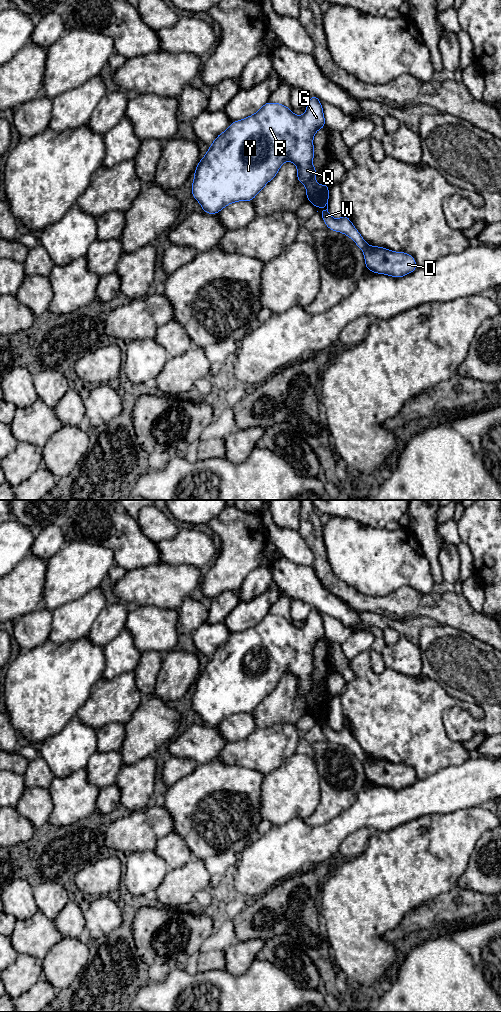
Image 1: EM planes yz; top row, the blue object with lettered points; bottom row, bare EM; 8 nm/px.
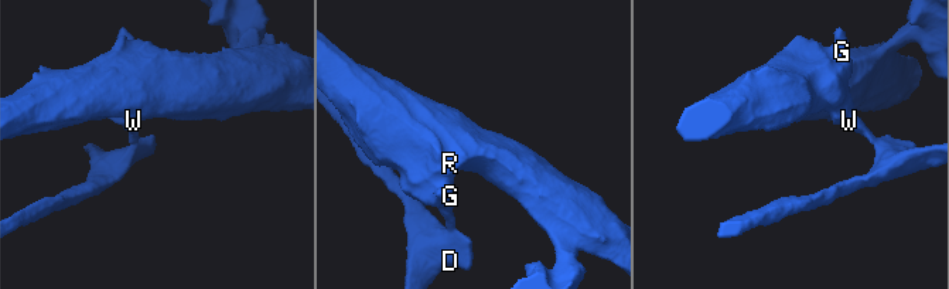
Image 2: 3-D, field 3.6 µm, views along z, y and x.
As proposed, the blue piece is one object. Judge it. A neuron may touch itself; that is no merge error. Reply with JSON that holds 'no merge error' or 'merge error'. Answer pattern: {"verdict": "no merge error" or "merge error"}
{"verdict": "merge error"}

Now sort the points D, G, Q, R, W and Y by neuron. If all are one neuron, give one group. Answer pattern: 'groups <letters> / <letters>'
groups D / G Q R W Y

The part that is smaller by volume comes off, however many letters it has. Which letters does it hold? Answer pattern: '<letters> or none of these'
D

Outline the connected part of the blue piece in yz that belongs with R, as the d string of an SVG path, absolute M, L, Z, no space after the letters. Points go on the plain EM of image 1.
M314 607L311 608L302 628L295 627L283 616L265 615L255 626L231 634L228 641L217 648L196 679L191 700L192 708L202 718L203 724L217 726L231 715L252 713L276 688L282 676L291 673L297 678L297 691L307 699L307 712L316 720L327 717L326 722L319 724L326 738L332 743L349 748L363 762L367 757L366 753L350 731L345 726L340 731L334 731L329 726L329 696L316 695L316 680L312 677L313 650L317 642L324 639L326 638L322 616Z

